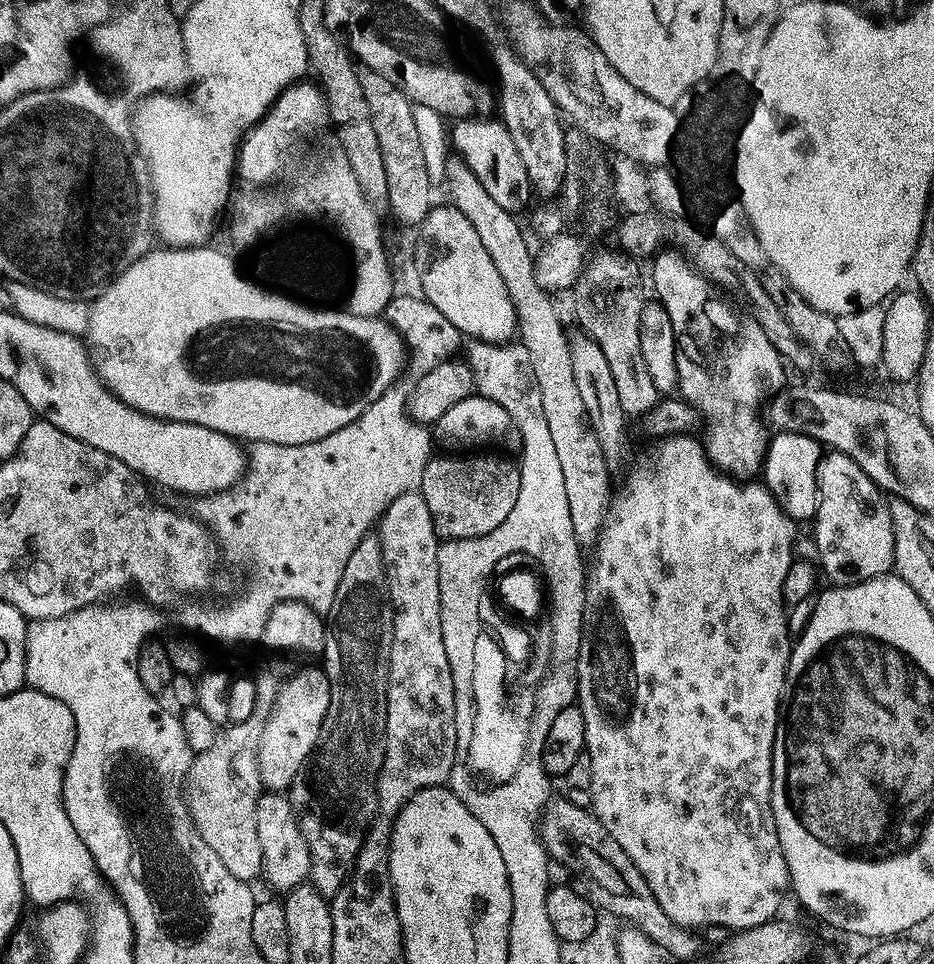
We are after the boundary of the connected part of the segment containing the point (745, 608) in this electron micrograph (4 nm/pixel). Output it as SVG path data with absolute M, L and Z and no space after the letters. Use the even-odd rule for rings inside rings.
M670 435L664 439L657 439L649 450L648 457L641 462L637 468L627 469L628 477L624 480L624 489L620 493L611 497L604 513L604 524L600 527L599 534L596 535L596 542L591 549L592 565L589 563L586 568L586 579L584 581L584 617L582 618L582 638L580 639L580 659L576 662L576 700L578 707L582 710L582 718L586 722L586 738L584 747L586 754L592 760L592 782L594 785L594 797L596 805L594 811L596 817L600 819L614 834L618 846L626 850L626 854L638 866L642 878L646 878L646 886L658 898L658 906L666 910L666 914L675 924L682 928L693 930L704 930L708 926L724 926L733 930L742 928L752 928L756 924L762 924L770 920L777 919L780 903L784 900L784 891L787 893L790 888L788 878L788 863L784 857L784 851L780 845L778 830L776 829L775 812L772 809L772 751L776 741L776 726L780 723L782 715L782 705L780 703L780 693L784 691L784 675L788 659L792 653L793 637L788 637L788 616L783 598L783 583L786 581L787 571L790 570L794 555L792 555L792 543L796 540L797 525L789 519L788 515L776 503L763 483L757 482L737 482L724 474L717 474L717 471L708 463L704 454L704 448L699 439L691 440L691 435Z

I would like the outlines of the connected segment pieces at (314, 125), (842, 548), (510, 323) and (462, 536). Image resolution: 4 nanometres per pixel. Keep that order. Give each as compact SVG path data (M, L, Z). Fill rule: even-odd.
M297 82L285 88L276 97L268 113L249 128L238 153L238 176L248 184L268 184L285 171L289 151L302 135L312 136L315 130L329 119L325 93L315 84Z
M835 450L823 453L817 462L815 486L814 546L827 583L831 587L844 587L887 575L894 566L893 526L885 501L880 501L879 488L871 485L855 460ZM867 487L869 501L864 500L862 492Z
M451 202L444 204L437 203L426 214L426 218L419 224L420 231L418 233L417 244L417 266L419 277L422 278L422 290L424 291L424 299L428 300L434 306L438 306L438 310L442 310L442 314L446 314L446 319L454 322L454 326L465 337L473 340L482 340L490 344L506 344L509 343L517 335L516 330L516 311L510 302L510 294L506 290L506 282L502 282L502 278L498 274L497 268L494 267L494 261L490 259L490 253L486 251L486 246L482 246L482 238L478 238L478 230L474 230L474 226L470 226L470 218L466 218L466 214L462 214L462 210L458 210Z
M448 454L452 456L433 455L422 470L422 478L418 491L430 510L432 526L437 537L445 541L459 540L471 542L479 536L490 534L506 522L506 514L514 510L514 502L518 502L520 489L520 470L515 463L503 460L500 456L476 456L480 454Z

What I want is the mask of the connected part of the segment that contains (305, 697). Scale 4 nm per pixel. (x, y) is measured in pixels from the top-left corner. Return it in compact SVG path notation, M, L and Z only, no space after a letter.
M323 667L300 668L288 681L282 683L276 689L276 701L272 707L270 718L266 722L266 730L260 739L258 759L262 771L262 780L272 790L288 790L296 780L300 771L305 771L310 757L315 753L316 743L322 730L322 722L326 714L326 706L330 706L330 682L326 678Z

